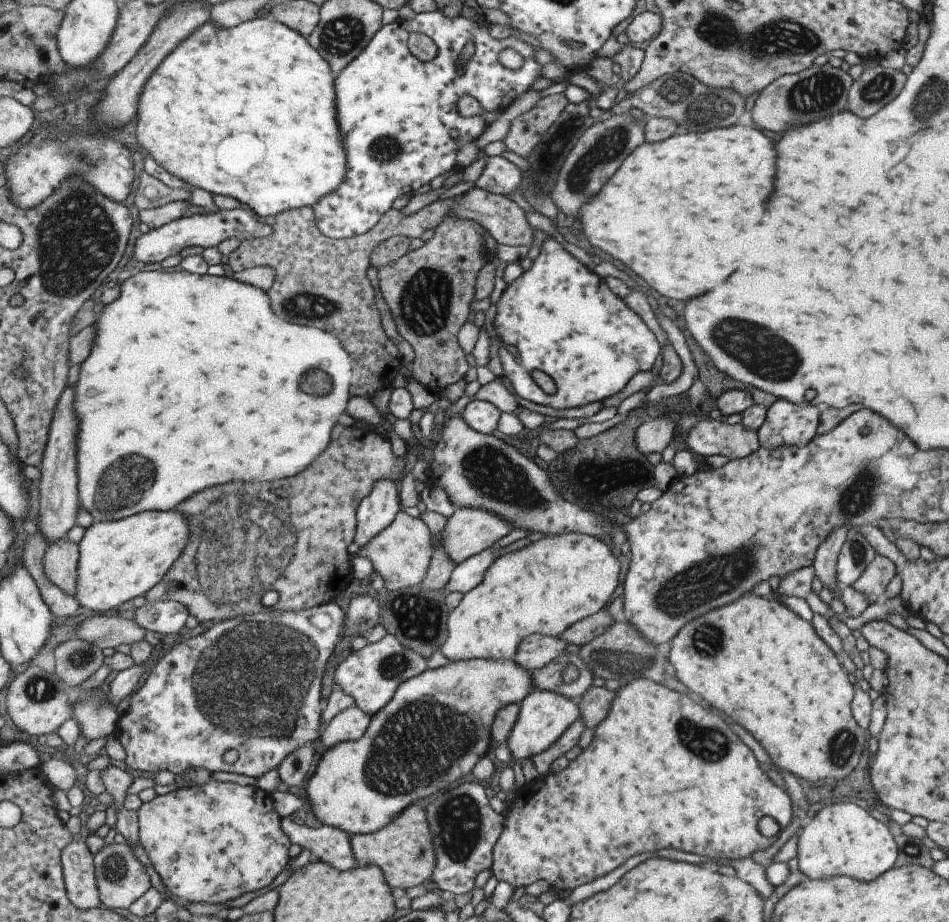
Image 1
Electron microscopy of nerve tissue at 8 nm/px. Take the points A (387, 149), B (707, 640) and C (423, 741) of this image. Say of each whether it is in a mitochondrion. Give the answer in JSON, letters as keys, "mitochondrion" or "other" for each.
{"A":"mitochondrion","B":"mitochondrion","C":"mitochondrion"}

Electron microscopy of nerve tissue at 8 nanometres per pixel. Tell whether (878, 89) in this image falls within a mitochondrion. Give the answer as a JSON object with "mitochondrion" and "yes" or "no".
{"mitochondrion":"yes"}

